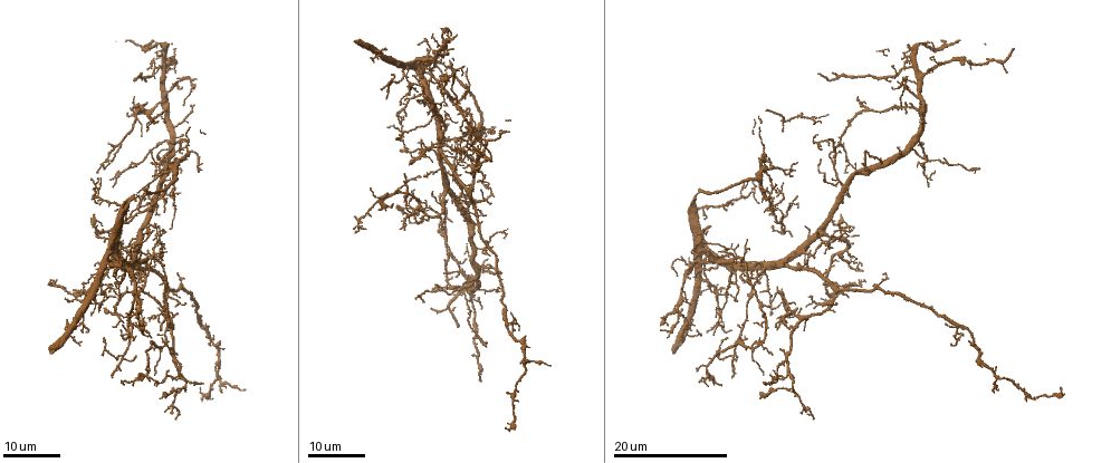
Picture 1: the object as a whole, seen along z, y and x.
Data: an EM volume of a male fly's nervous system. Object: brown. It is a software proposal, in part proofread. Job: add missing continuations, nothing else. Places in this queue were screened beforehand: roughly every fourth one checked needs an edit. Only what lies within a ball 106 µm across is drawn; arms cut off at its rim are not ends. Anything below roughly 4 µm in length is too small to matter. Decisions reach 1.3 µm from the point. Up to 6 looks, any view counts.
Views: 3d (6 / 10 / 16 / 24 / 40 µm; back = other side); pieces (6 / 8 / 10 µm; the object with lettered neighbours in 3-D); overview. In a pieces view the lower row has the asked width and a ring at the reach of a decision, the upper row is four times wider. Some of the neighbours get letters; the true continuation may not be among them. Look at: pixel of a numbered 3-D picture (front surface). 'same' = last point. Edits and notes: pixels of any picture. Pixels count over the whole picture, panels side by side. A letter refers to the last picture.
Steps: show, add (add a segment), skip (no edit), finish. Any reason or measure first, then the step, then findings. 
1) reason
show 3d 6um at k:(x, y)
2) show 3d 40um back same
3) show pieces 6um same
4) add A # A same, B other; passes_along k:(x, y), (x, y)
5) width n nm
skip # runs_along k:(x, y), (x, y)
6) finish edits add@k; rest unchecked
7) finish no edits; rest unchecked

free end
show 3d 16um at 1:(394, 73)

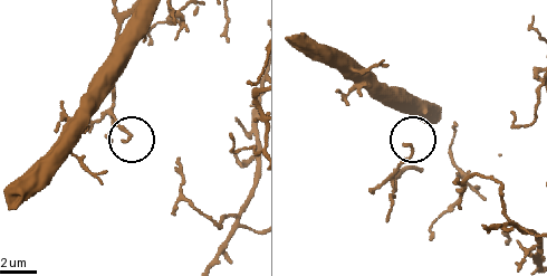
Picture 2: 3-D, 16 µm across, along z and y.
zoom in
show 3d 10um at 2:(405, 143)

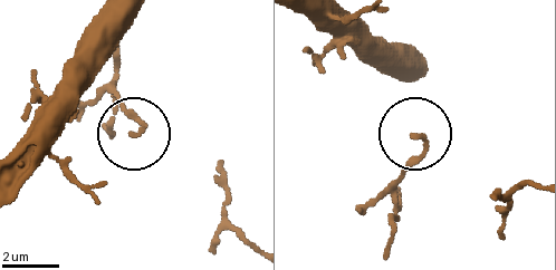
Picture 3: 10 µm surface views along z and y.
show pieces 10um at 3:(416, 135)

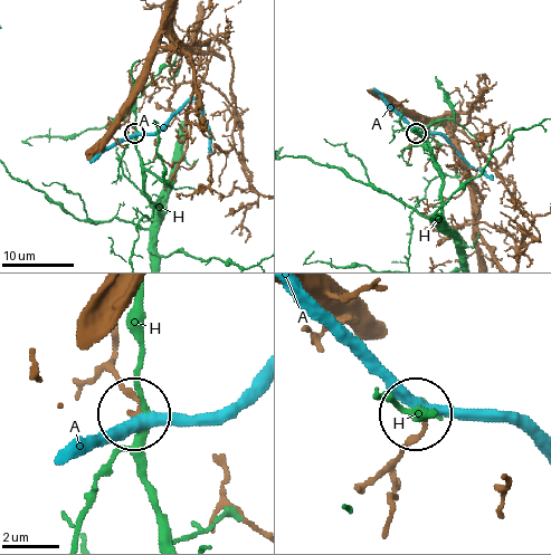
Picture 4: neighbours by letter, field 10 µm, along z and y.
skip # A other, H other; runs_along 4:(114, 360), (139, 410); none of them fits

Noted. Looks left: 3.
thin end
show 3d 24um at 1:(142, 269)

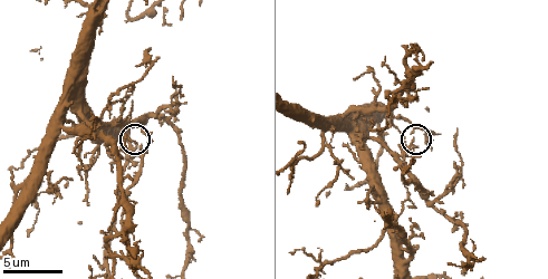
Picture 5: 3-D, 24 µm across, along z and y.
what lies round it
show pieces 6um at 5:(413, 140)

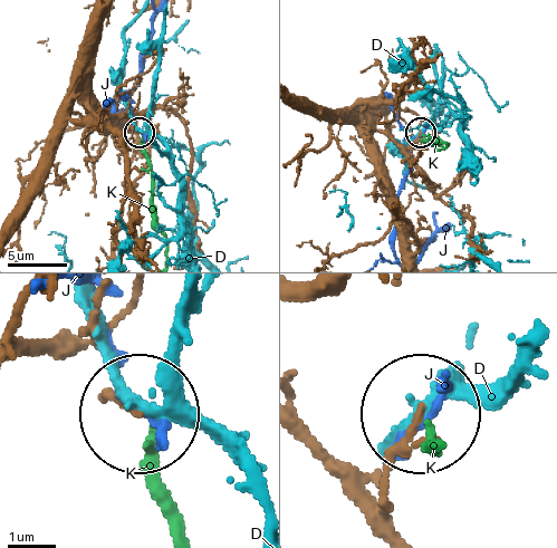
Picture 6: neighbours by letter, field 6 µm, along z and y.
width 140 nm
skip # D other, J other, K other; runs_along 6:(358, 483), (382, 503), (386, 459), (414, 415); none of them fits

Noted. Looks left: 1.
tapers out
show pieces 8um at 5:(191, 254)

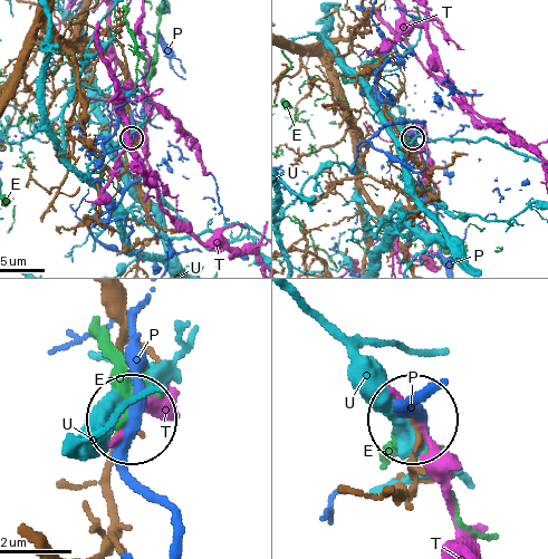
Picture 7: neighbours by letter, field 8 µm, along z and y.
skip # E other, P other, T other, U other; none of them fits

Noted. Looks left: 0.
finish no edits; rest unchecked

